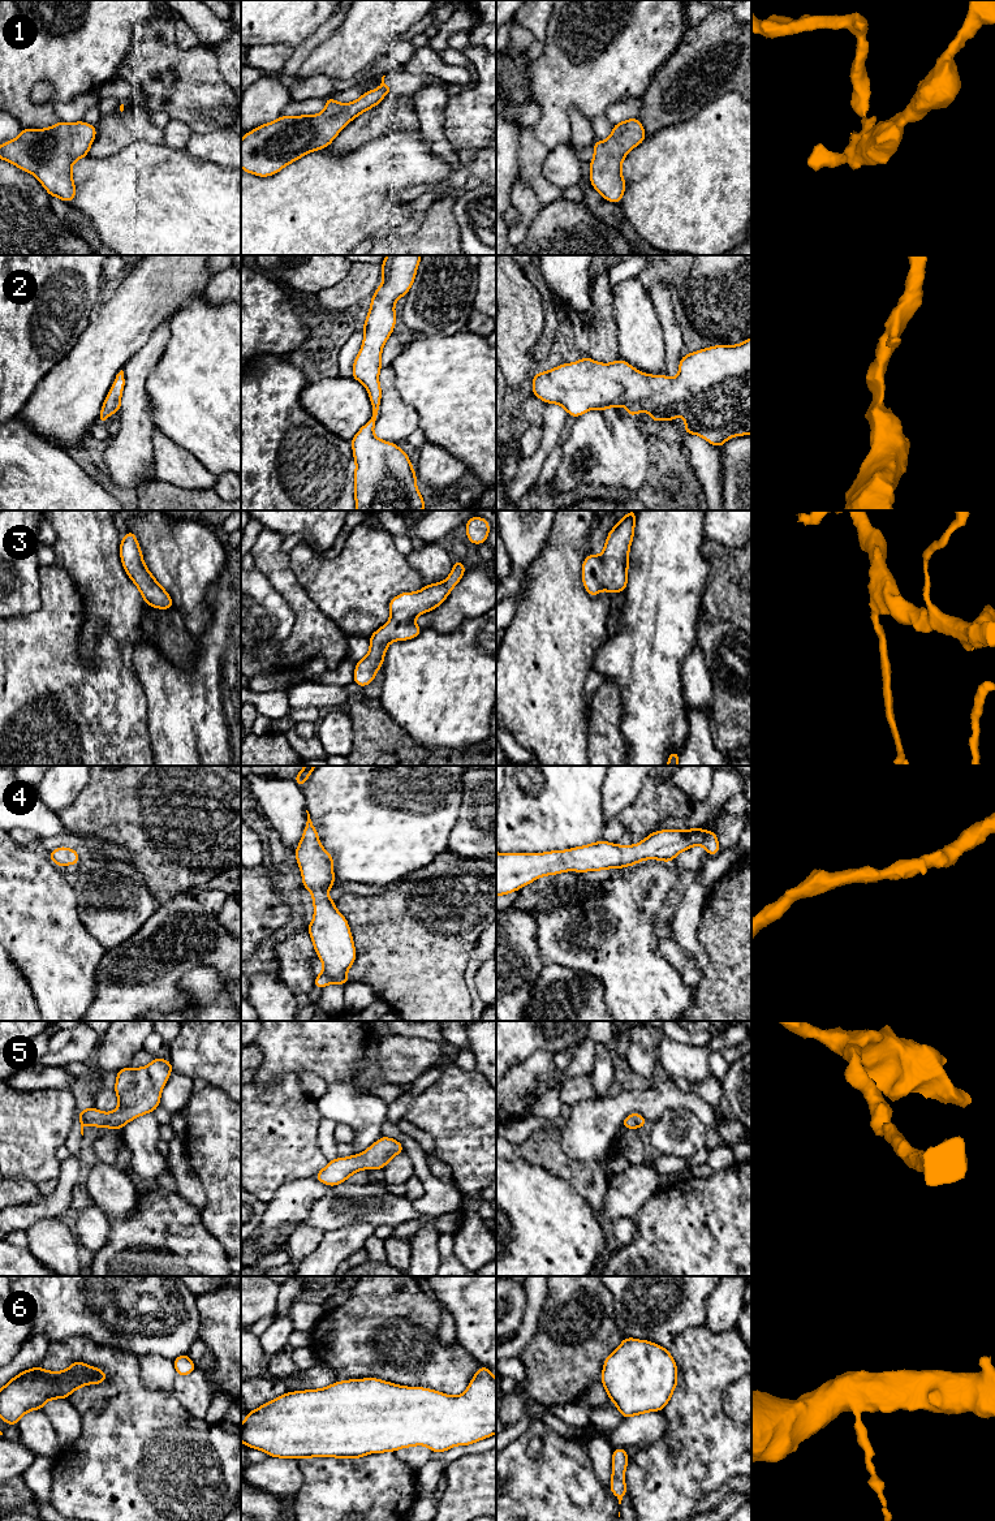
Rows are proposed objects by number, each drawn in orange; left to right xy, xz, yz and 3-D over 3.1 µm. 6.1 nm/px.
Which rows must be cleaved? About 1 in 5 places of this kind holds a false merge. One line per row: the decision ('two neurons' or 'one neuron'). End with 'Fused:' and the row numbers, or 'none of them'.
1: one neuron
2: one neuron
3: one neuron
4: one neuron
5: one neuron
6: two neurons
Fused: 6

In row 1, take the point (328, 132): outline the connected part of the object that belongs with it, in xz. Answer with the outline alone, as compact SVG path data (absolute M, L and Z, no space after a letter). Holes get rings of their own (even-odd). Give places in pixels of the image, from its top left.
M384 77L378 89L363 92L352 103L339 103L328 96L326 109L318 115L280 116L245 133L241 139L242 171L270 177L306 154L328 147L352 120L385 98L389 87Z

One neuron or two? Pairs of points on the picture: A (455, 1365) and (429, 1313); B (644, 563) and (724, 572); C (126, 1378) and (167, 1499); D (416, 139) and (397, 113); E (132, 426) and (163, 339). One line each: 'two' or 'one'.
A: one
B: two
C: one
D: two
E: one

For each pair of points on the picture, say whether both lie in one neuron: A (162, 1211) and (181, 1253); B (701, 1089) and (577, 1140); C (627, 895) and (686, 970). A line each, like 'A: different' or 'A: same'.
A: same
B: different
C: different

